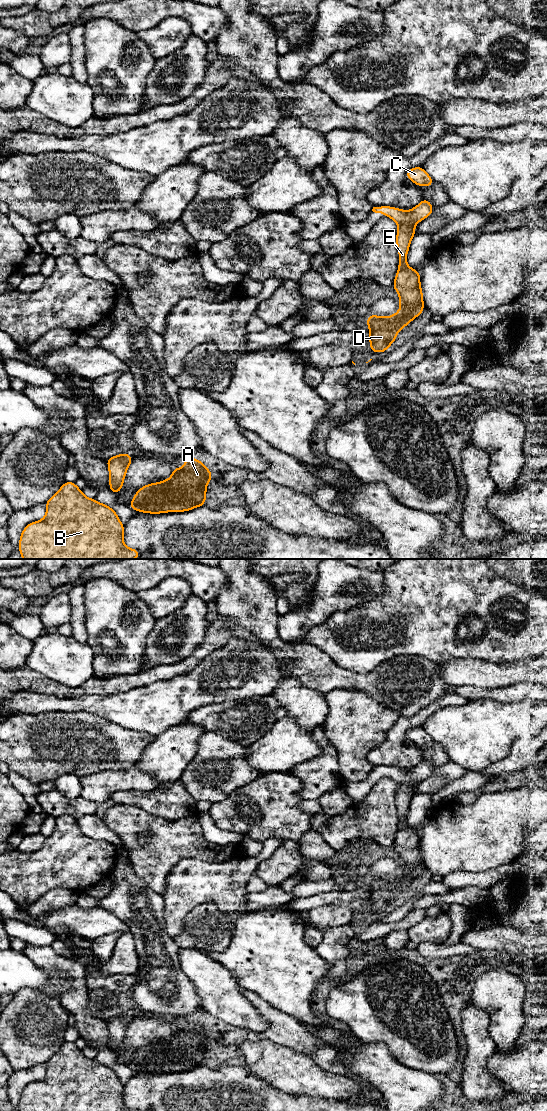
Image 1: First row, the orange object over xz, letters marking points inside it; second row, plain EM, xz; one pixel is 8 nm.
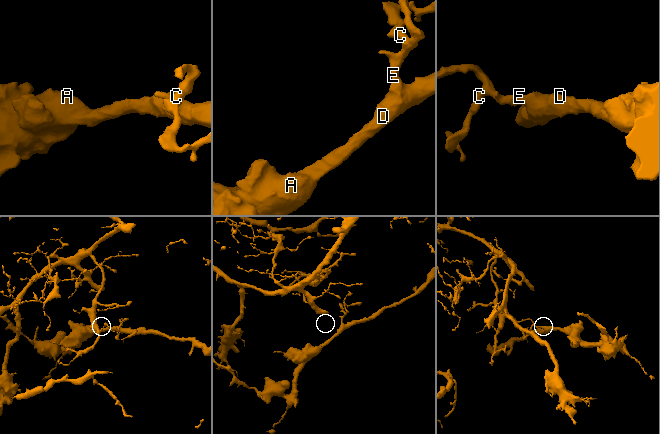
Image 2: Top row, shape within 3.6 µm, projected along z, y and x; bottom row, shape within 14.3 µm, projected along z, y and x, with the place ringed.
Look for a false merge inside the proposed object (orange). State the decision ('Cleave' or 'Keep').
Keep

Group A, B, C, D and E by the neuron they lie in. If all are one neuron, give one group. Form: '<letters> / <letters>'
A B C D E

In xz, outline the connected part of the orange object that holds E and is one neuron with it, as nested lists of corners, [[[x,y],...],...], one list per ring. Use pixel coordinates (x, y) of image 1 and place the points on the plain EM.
[[[422,759],[421,763],[409,772],[390,766],[373,767],[372,771],[384,773],[399,786],[396,803],[400,820],[392,846],[400,854],[398,859],[400,870],[388,877],[371,874],[366,881],[371,893],[369,898],[371,911],[377,913],[386,912],[396,899],[398,891],[419,876],[424,869],[419,831],[407,825],[406,817],[410,802],[415,795],[415,784],[431,775],[433,767],[428,760]]]

